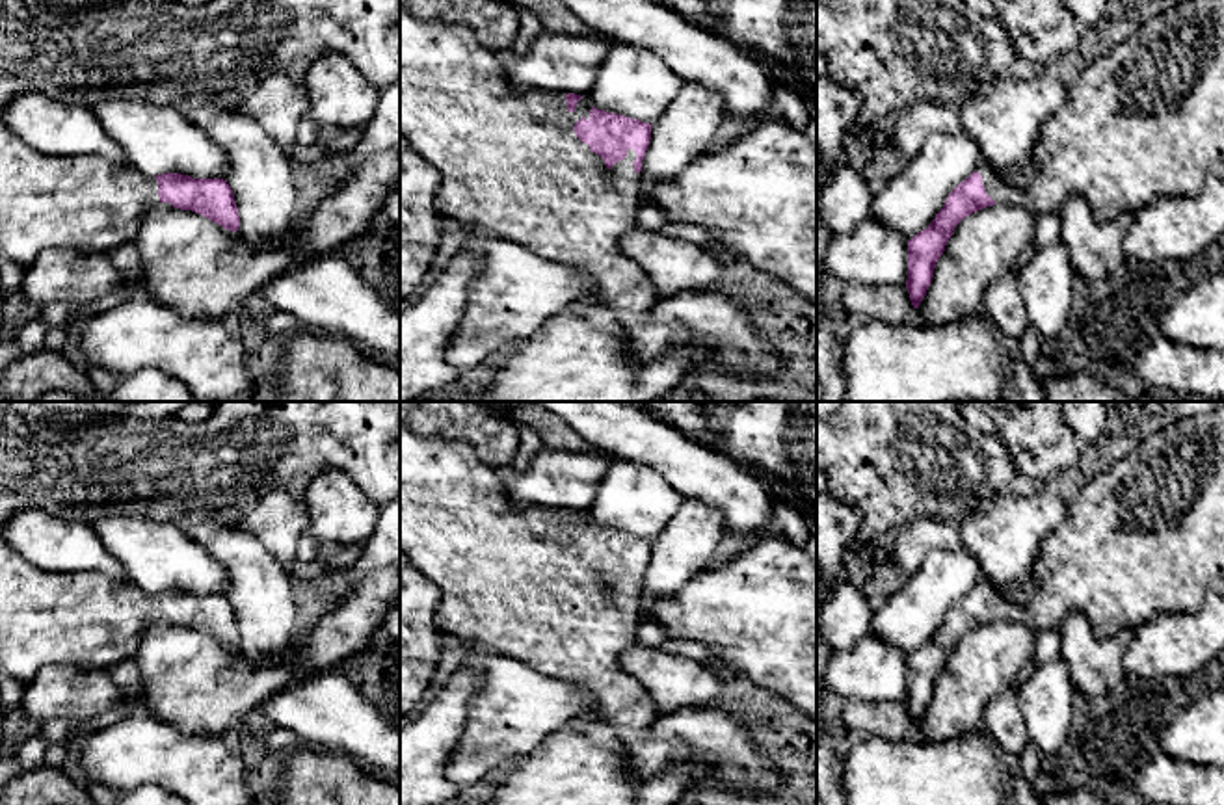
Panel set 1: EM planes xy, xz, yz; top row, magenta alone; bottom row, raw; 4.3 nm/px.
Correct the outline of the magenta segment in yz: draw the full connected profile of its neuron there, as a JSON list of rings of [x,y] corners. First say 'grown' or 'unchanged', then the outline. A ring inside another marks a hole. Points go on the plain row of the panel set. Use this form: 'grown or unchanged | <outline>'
grown | [[[1224,407],[1202,416],[1166,416],[1135,439],[1131,452],[1088,483],[1070,491],[1066,519],[1044,537],[1034,563],[1038,591],[1018,602],[988,580],[960,599],[947,614],[932,640],[908,656],[906,705],[913,725],[926,712],[934,684],[945,667],[954,643],[977,627],[993,621],[1018,621],[1031,630],[1060,630],[1071,612],[1086,615],[1096,638],[1131,632],[1161,614],[1198,612],[1213,578],[1224,578]]]

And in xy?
grown | [[[0,535],[0,671],[32,680],[43,667],[71,664],[87,671],[112,669],[134,658],[141,634],[158,619],[192,627],[236,649],[240,632],[223,595],[192,595],[180,589],[156,593],[130,580],[113,582],[99,573],[50,573],[20,558]]]

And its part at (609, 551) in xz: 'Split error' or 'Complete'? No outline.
Split error

